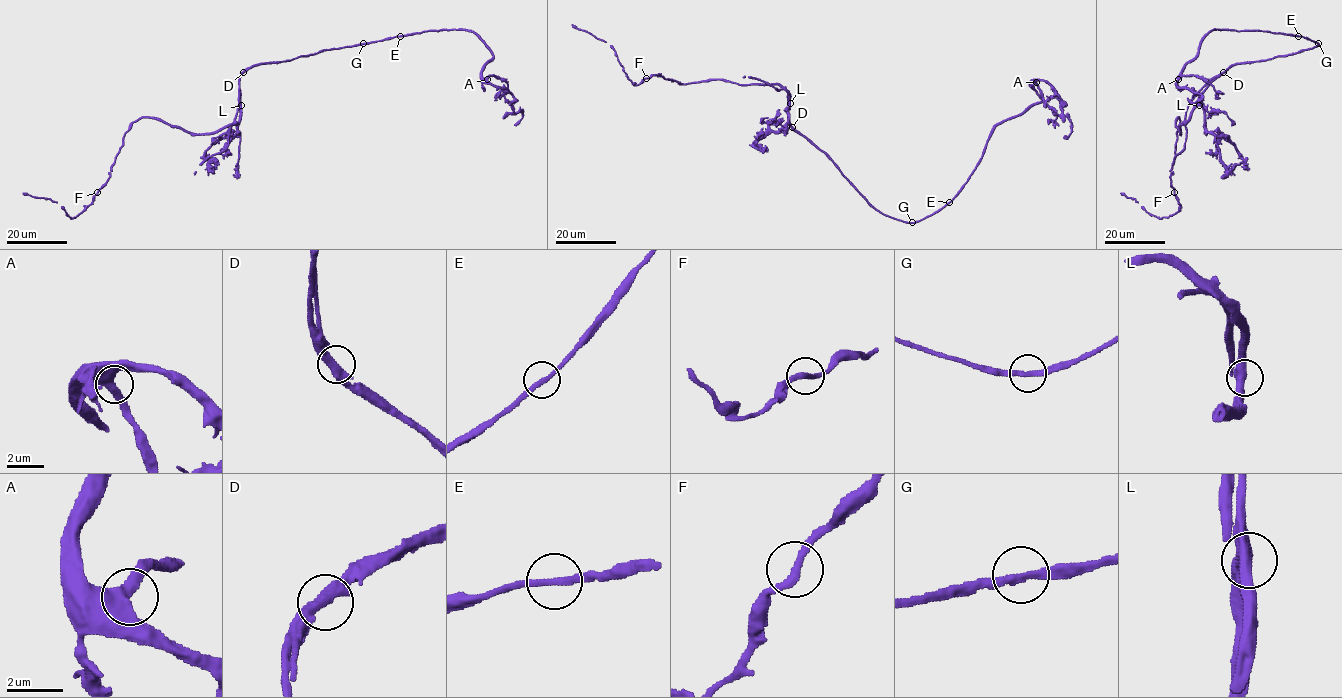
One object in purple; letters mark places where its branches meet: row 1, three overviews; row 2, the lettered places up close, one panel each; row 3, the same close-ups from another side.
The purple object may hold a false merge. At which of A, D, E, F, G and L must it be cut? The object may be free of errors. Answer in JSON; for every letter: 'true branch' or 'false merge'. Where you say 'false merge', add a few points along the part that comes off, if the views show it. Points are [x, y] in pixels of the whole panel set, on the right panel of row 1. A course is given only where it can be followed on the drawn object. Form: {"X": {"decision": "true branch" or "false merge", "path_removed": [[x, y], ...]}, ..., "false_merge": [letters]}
{"A": {"decision": "true branch"}, "D": {"decision": "false merge", "path_removed": [[1223, 72], [1209, 80], [1187, 107], [1184, 146], [1175, 157], [1173, 175]]}, "E": {"decision": "true branch"}, "F": {"decision": "true branch"}, "G": {"decision": "true branch"}, "L": {"decision": "true branch"}, "false_merge": ["D"]}

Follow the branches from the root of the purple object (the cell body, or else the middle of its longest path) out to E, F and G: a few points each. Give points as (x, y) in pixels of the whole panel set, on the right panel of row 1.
E: (1258, 61), (1291, 55), (1318, 44), (1298, 36)
F: (1258, 61), (1234, 64), (1213, 77), (1190, 103), (1181, 134), (1176, 120), (1180, 123), (1170, 171), (1174, 193)
G: (1258, 61), (1291, 55), (1319, 43)

